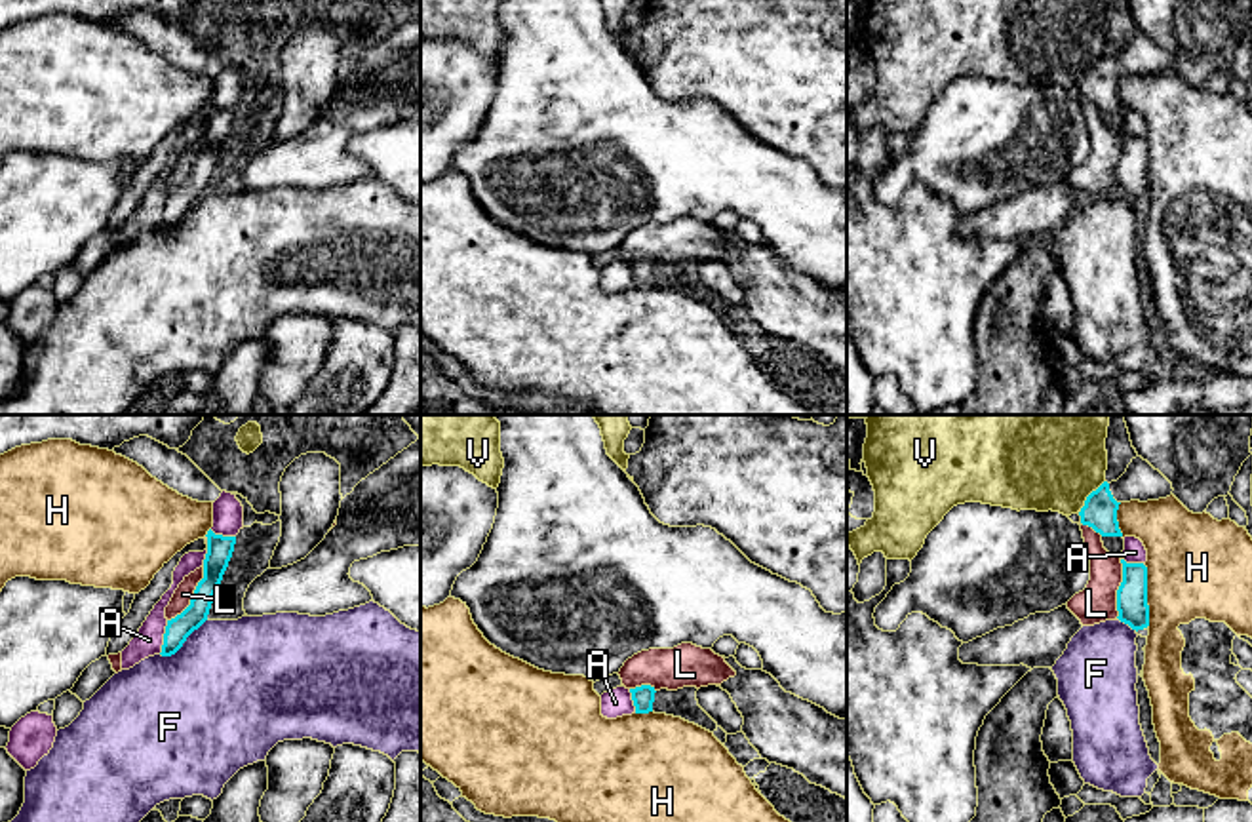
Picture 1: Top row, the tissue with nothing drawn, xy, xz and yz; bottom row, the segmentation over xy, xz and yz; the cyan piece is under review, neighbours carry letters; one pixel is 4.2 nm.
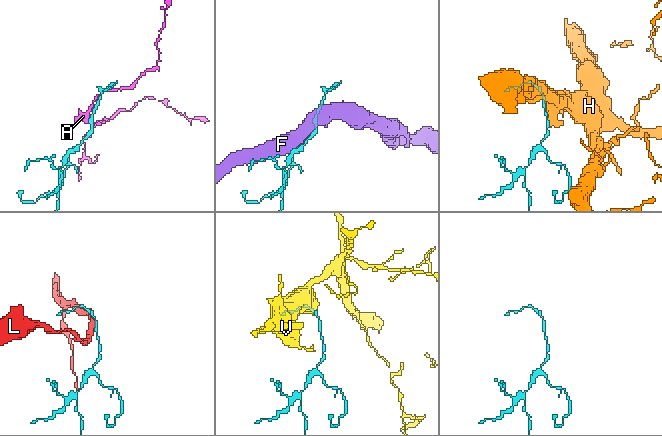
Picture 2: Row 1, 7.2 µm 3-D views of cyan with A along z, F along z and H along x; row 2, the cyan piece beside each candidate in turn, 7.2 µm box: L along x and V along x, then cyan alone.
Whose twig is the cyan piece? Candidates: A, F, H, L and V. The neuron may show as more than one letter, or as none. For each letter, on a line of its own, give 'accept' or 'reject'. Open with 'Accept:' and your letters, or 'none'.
Accept: none
A: reject
F: reject
H: reject
L: reject
V: reject

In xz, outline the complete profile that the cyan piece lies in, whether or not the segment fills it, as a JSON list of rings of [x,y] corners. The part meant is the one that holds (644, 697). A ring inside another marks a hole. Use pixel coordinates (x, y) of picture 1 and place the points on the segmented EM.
[[[641,685],[641,687],[630,689],[630,693],[636,706],[636,714],[653,712],[653,702],[655,702],[655,693],[656,693],[655,687]]]

